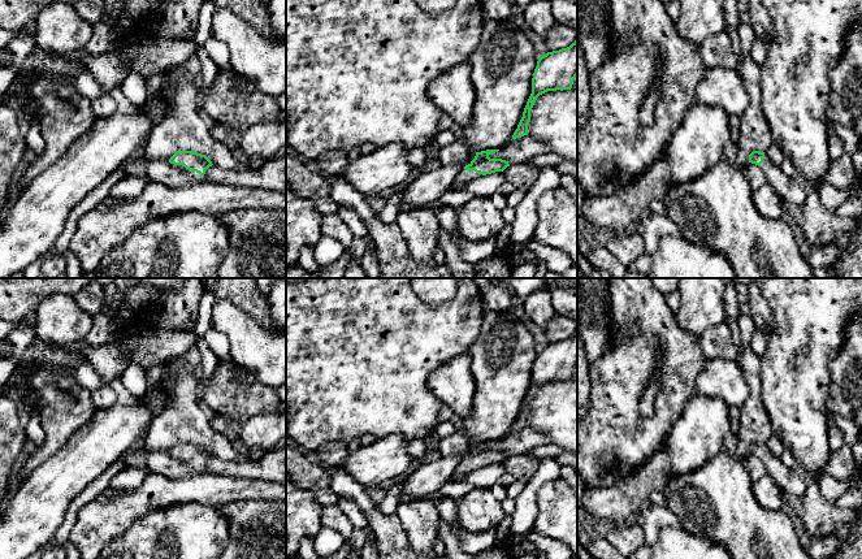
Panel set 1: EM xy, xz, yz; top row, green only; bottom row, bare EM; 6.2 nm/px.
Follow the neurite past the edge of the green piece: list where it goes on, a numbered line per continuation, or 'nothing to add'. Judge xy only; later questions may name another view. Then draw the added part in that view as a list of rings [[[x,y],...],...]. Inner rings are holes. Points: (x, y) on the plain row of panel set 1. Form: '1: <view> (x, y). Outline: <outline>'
1: xy (194, 467). Outline: [[[172,455],[172,458],[178,460],[182,465],[190,468],[191,471],[194,471],[196,473],[200,473],[202,469],[203,469],[203,467],[200,467],[196,463],[191,463],[191,462],[186,460],[183,456],[174,456],[174,455]]]

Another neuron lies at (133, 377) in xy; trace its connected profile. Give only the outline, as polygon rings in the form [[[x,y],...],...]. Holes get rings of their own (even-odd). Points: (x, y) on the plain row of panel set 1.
[[[129,329],[118,330],[113,339],[113,343],[127,359],[127,367],[121,374],[121,382],[135,399],[147,396],[150,394],[146,368],[139,365],[134,359],[134,342],[138,334],[139,333],[133,333]]]

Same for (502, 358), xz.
[[[485,311],[480,334],[469,351],[475,396],[472,411],[463,419],[463,424],[471,443],[501,441],[511,433],[532,385],[537,352],[533,334],[514,316],[512,311]]]

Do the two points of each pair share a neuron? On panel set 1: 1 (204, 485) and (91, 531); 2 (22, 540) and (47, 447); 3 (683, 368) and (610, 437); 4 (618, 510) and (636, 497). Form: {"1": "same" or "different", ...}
{"1": "same", "2": "different", "3": "same", "4": "same"}

